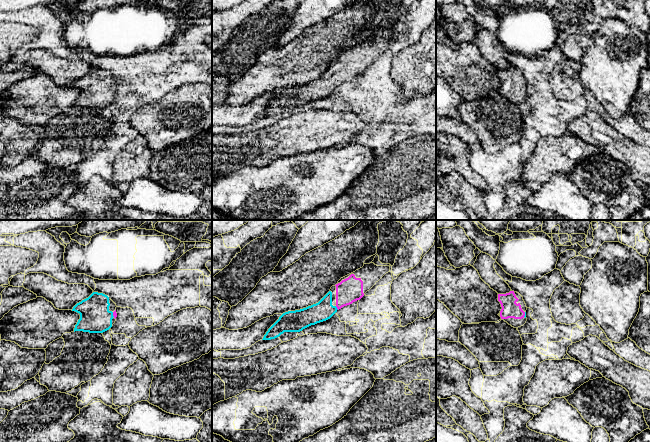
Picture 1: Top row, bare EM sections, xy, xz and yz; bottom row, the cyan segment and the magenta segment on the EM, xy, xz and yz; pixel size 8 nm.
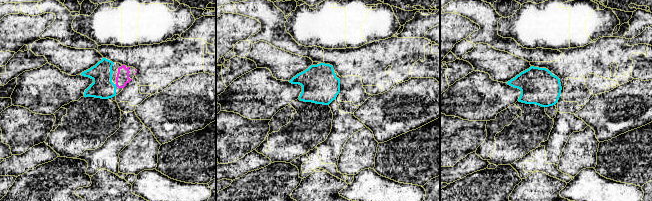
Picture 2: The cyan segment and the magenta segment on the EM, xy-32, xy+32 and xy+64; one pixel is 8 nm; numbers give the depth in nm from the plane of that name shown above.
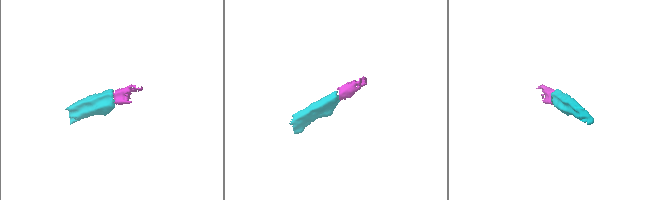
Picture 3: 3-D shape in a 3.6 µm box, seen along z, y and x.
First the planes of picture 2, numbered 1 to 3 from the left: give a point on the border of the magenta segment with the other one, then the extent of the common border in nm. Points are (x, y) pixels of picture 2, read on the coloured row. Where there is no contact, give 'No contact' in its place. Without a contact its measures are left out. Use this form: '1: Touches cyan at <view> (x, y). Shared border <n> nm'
1: Touches cyan at xy-32 (115, 85). Shared border 30 nm
2: No contact
3: No contact

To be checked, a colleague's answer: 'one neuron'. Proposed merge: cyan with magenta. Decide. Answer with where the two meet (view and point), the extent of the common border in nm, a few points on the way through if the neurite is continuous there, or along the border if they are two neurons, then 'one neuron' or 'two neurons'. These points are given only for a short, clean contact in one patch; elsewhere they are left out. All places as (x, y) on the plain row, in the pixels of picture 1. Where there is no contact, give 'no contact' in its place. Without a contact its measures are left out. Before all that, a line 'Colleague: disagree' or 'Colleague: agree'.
Colleague: agree
xz (336, 84) | 40 nm | across xz (323, 86), (336, 84), (349, 66) | one neuron

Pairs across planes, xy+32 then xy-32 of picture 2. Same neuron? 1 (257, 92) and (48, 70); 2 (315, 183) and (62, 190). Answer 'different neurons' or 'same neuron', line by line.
1: same neuron
2: different neurons

